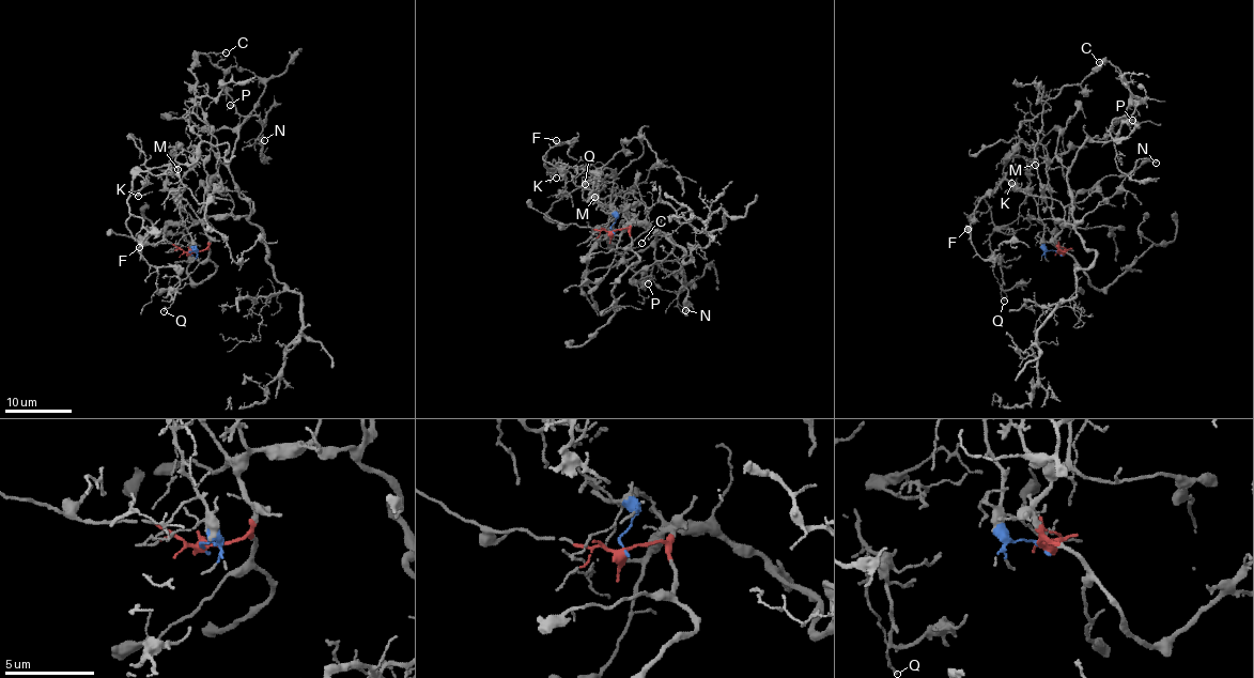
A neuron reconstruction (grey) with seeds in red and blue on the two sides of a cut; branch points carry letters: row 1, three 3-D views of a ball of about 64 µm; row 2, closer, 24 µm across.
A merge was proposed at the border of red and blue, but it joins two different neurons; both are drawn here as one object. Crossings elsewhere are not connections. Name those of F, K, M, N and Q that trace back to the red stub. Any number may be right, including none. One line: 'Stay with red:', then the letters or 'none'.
Stay with red: none

